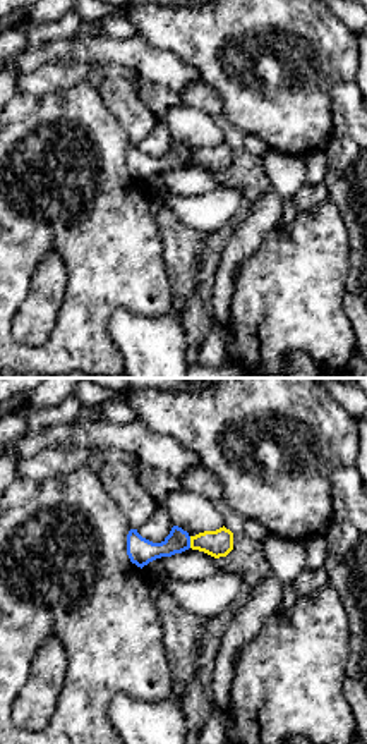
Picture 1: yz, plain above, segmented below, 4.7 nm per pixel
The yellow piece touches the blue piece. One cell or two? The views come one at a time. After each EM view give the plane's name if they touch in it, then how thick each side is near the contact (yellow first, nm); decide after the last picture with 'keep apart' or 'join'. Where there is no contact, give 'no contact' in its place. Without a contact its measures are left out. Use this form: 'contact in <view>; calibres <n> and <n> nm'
contact in yz; calibres 130 and 120 nm

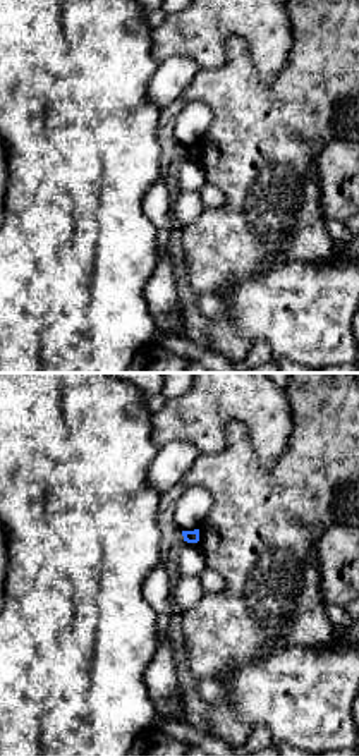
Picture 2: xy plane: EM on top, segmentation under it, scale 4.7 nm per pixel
no contact

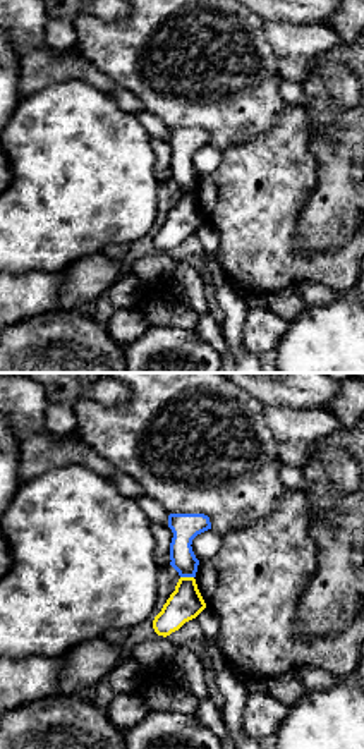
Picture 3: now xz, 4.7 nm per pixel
contact in xz; calibres 160 and 130 nm

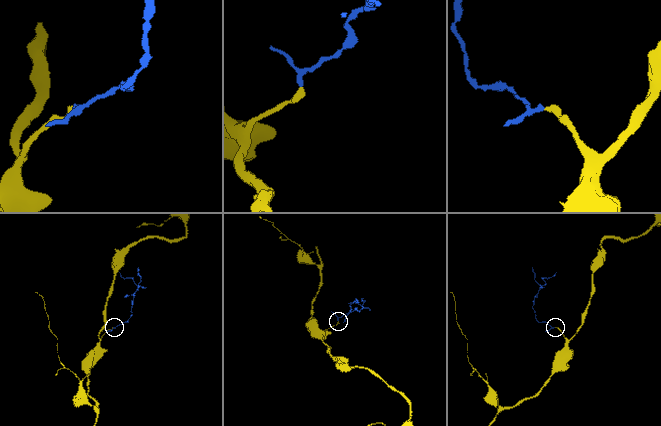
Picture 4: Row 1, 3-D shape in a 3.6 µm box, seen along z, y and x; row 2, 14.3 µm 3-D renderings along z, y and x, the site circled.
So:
keep apart

